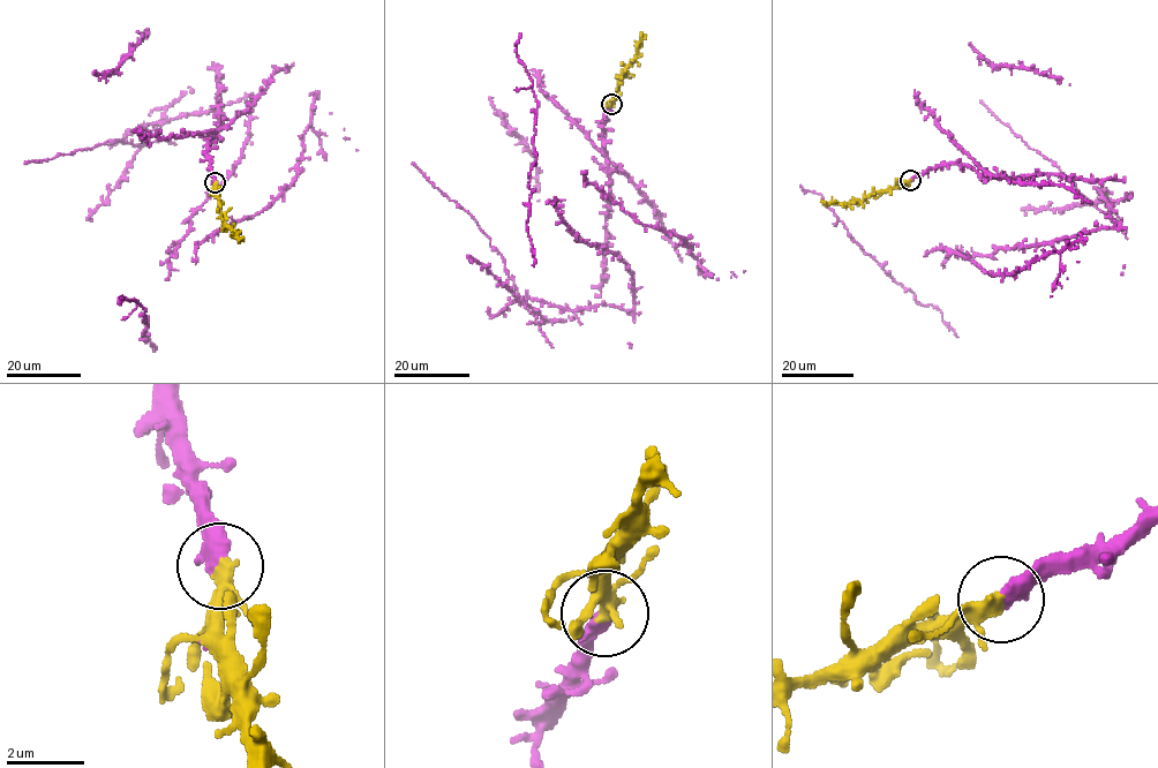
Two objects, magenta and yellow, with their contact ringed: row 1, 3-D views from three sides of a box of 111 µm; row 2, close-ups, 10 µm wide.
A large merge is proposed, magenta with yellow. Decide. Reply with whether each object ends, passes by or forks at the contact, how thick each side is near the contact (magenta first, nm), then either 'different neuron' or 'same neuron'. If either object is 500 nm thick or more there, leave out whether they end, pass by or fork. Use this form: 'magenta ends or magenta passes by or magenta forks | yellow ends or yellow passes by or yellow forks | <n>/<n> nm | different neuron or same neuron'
500/260 nm | same neuron

